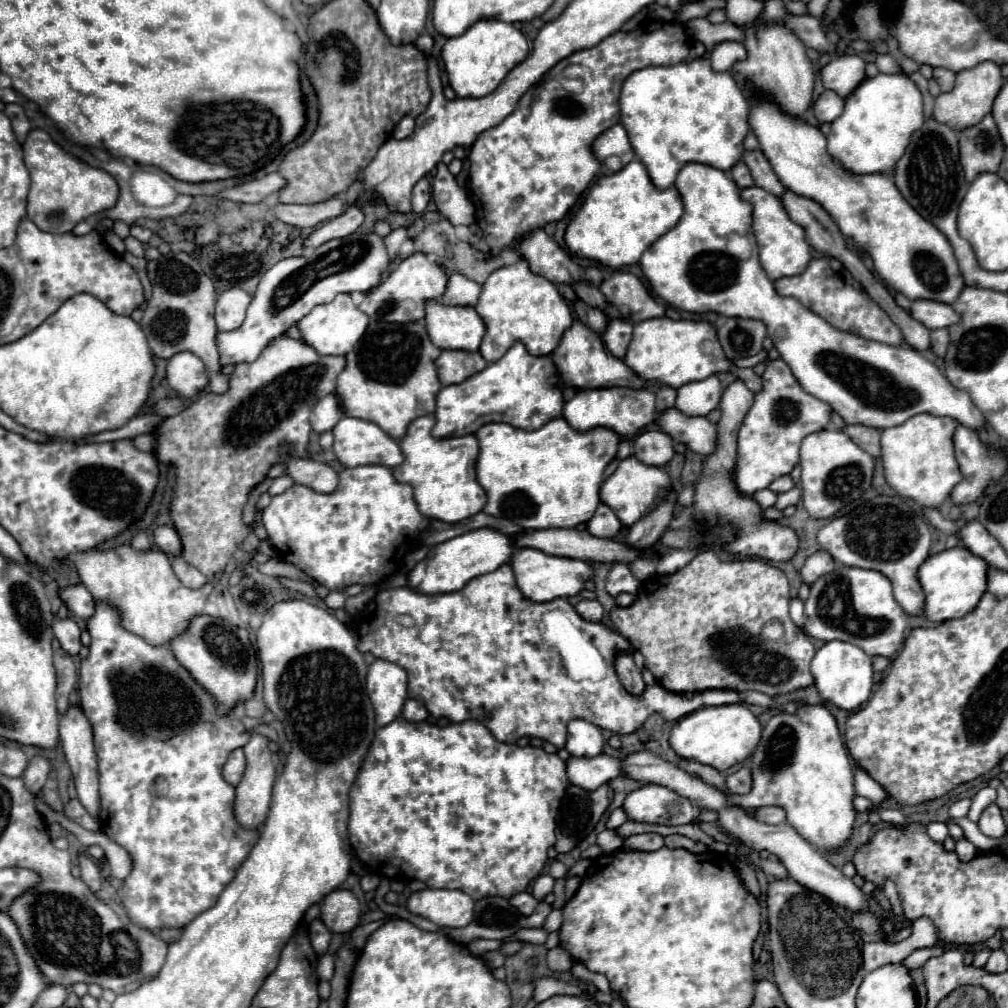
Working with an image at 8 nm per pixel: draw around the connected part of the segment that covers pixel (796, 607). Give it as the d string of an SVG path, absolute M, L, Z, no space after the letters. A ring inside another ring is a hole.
M792 599L790 601L790 617L794 619L794 625L798 625L800 629L804 629L804 603L800 599Z

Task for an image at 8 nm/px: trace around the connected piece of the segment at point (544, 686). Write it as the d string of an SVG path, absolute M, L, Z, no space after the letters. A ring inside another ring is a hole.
M504 563L492 573L470 579L464 589L454 593L422 595L408 587L386 589L380 591L356 619L358 649L362 653L370 651L378 659L386 659L404 667L408 673L408 697L422 701L430 715L442 715L452 723L462 723L468 719L480 721L502 743L516 743L520 737L538 737L562 749L566 745L566 723L570 719L584 719L612 733L634 733L652 713L662 713L666 721L678 721L700 707L744 703L744 697L738 691L712 689L686 699L684 695L670 693L660 685L648 685L638 697L628 693L614 673L614 655L616 651L634 653L634 649L626 639L622 639L622 635L602 623L598 623L598 627L590 627L590 631L594 631L594 645L604 657L608 675L598 683L574 683L572 679L566 679L558 653L542 651L542 643L538 643L538 631L542 631L542 619L538 619L538 615L542 615L546 607L562 607L566 615L574 615L574 607L566 599L552 599L545 603L526 599L514 581L510 563Z

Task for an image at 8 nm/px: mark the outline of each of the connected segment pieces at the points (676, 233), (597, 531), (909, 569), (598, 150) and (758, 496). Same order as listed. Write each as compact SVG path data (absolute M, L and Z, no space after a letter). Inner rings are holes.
M686 163L674 181L674 187L678 189L682 197L684 215L680 217L674 229L662 235L640 257L642 273L652 285L652 291L660 299L688 313L718 313L724 317L746 317L746 319L762 321L768 327L768 335L774 341L774 347L778 349L780 357L790 365L802 389L818 397L820 401L828 403L848 425L860 423L860 425L868 425L876 429L886 429L886 427L902 425L904 421L908 421L910 417L918 413L946 415L974 431L986 425L984 415L972 403L970 395L962 389L956 389L944 377L944 373L932 361L922 357L916 349L904 347L904 345L892 347L886 343L870 341L860 335L840 331L832 327L828 321L824 321L820 315L806 309L794 297L778 295L774 289L774 283L766 277L758 261L758 247L756 247L754 233L752 233L752 207L740 197L740 189L736 187L736 183L730 179L728 173L708 167L708 165L700 165L700 163ZM730 233L738 233L750 239L752 243L750 259L740 261L728 253L726 241Z
M600 503L594 517L586 523L586 529L594 537L614 537L622 529L622 525L610 507Z
M876 495L862 503L848 515L832 519L826 523L818 535L818 545L828 551L836 561L846 567L872 569L886 575L892 583L894 599L908 615L920 615L924 605L924 593L916 579L918 567L926 561L932 535L928 523L914 511L914 507L902 497ZM882 525L902 525L902 527L882 527Z
M618 123L618 125L612 125L610 129L606 129L604 133L600 133L594 143L592 143L592 153L598 161L604 161L606 157L610 155L616 155L620 157L622 165L630 163L634 159L634 151L630 147L630 141L628 141L628 135L626 135L626 129Z
M760 489L760 491L756 491L754 495L752 495L752 499L760 505L760 507L772 507L774 505L774 499L776 499L776 493L772 493L770 489Z

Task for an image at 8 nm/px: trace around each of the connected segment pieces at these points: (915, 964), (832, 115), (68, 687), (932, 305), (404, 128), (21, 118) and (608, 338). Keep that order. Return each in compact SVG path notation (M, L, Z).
M939 947L914 949L906 959L902 959L902 965L904 965L908 971L914 971L914 969L920 969L920 967L926 963L926 959L940 956L943 952L943 948Z
M824 91L812 105L818 123L832 123L838 115L842 115L842 109L844 109L844 99L834 91Z
M64 651L54 653L54 667L56 667L56 675L58 675L58 691L56 691L58 713L64 715L68 711L68 695L78 683L78 673L76 673L76 665L74 665L72 657Z
M894 295L898 307L902 307L904 311L908 311L916 321L920 321L926 329L940 329L940 327L950 327L958 321L958 313L946 305L946 303L938 303L938 301L910 301L910 299L902 299L902 295Z
M402 117L402 121L392 131L392 137L394 139L406 139L408 135L412 135L412 131L414 131L414 119L412 117Z
M10 103L10 105L6 105L4 113L6 113L6 115L10 117L10 121L12 121L12 129L14 129L16 139L22 143L22 141L26 139L28 131L30 131L30 121L28 121L24 109L22 109L20 105L16 105L16 103Z
M610 319L604 329L604 345L614 357L624 357L626 345L632 339L632 323L626 323L624 319Z

